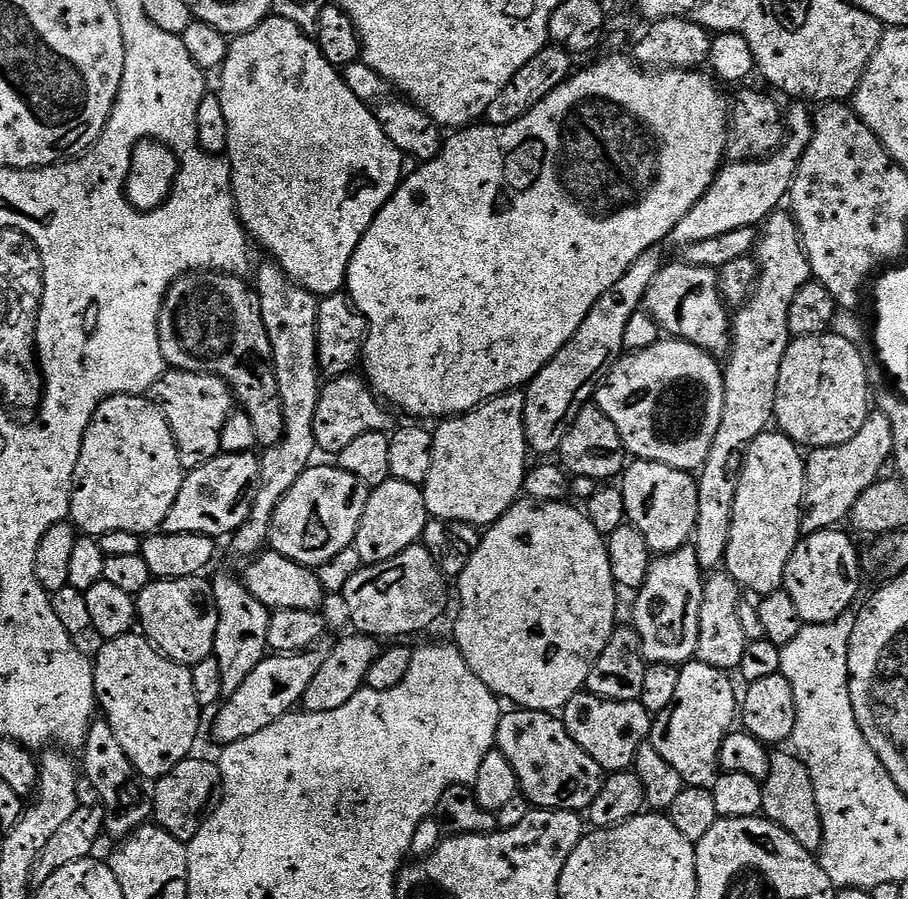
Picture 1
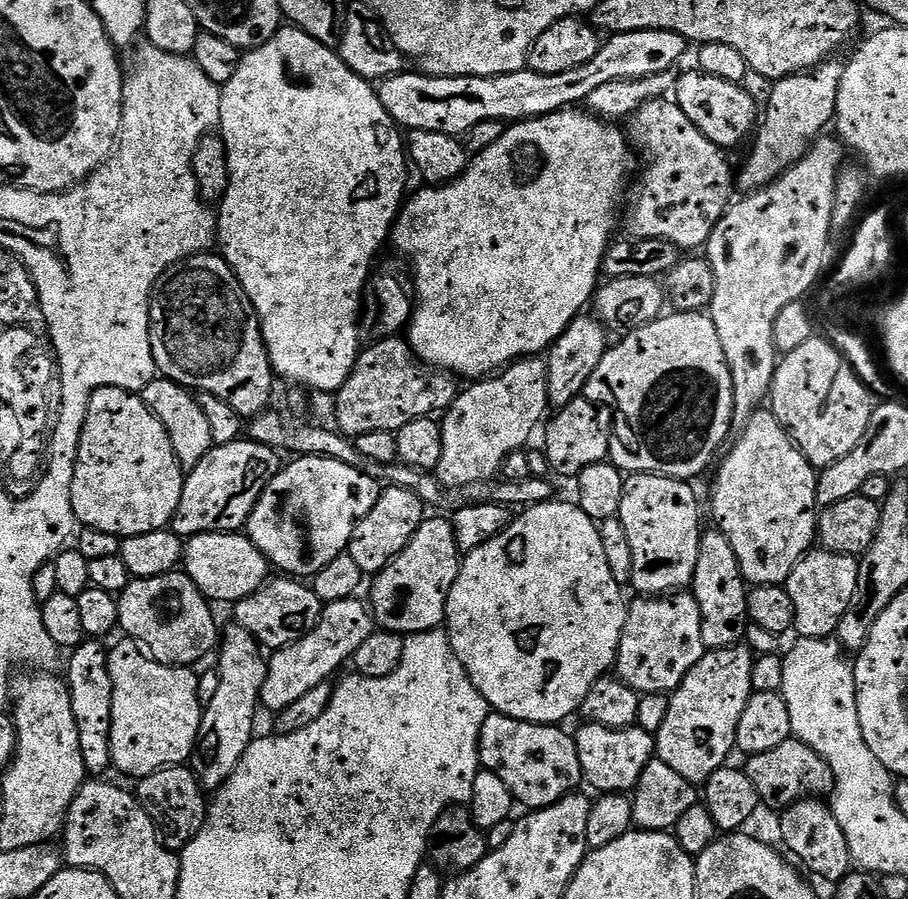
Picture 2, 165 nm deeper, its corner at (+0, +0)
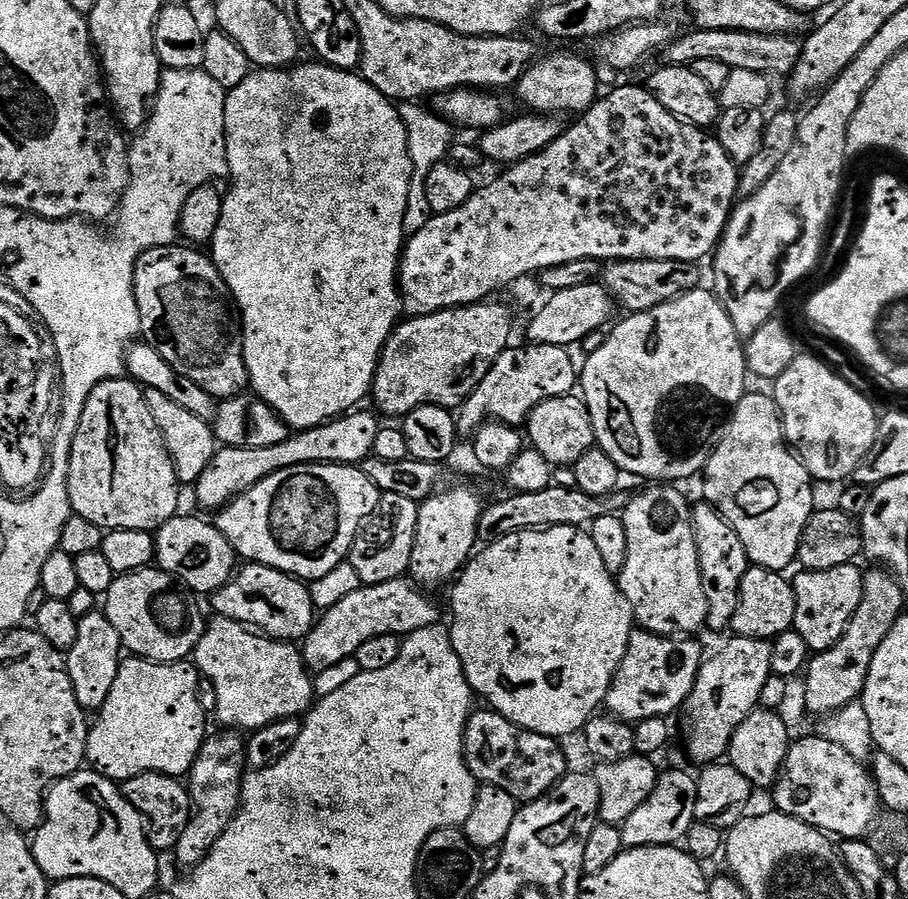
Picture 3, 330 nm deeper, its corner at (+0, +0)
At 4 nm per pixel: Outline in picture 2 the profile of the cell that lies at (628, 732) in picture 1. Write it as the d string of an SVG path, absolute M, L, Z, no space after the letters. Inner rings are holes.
M581 723L581 728L574 732L578 762L582 766L582 777L597 793L631 793L642 770L656 756L656 738L653 733L642 730L639 726L631 728L607 728L597 724Z

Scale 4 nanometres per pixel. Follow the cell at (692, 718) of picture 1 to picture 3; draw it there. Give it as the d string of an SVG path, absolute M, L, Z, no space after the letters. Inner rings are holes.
M736 636L717 656L709 655L700 665L700 673L694 682L694 690L688 696L688 756L697 760L700 766L707 766L723 761L728 755L728 747L734 738L734 730L746 722L746 718L756 711L760 703L762 686L773 676L772 646L767 640L755 640L745 636Z

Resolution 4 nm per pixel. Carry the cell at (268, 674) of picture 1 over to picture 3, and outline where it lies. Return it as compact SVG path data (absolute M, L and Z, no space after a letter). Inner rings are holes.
M404 578L363 585L354 590L354 594L342 598L338 606L327 609L313 624L311 632L302 641L304 663L317 674L338 665L343 659L355 657L358 646L370 638L382 634L403 638L431 624L441 623L440 612L428 596L431 595L427 591Z

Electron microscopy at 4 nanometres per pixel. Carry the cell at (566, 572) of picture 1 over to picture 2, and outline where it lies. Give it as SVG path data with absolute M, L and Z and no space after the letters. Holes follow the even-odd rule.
M553 498L546 504L525 507L521 512L524 513L517 515L505 532L490 538L490 542L478 546L463 557L460 573L445 606L446 631L454 646L454 654L458 654L458 662L462 662L470 682L474 682L474 686L480 691L480 696L486 698L489 709L522 722L560 726L565 723L563 720L567 716L575 717L579 713L580 703L586 698L586 694L590 694L590 686L613 671L616 655L620 652L622 630L626 626L629 601L624 600L625 589L614 582L614 574L610 574L597 521L588 517L579 506L575 503L563 504L560 498Z

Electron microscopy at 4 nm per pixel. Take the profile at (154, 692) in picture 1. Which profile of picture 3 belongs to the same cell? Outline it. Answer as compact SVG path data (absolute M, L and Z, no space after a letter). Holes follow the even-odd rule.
M139 658L125 659L105 704L88 729L86 760L91 771L117 782L147 772L187 777L206 739L200 684L202 677L195 663L154 664Z

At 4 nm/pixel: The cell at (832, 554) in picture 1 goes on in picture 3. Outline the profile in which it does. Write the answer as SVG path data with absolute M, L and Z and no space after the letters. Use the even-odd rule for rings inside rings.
M851 563L821 572L800 570L796 580L794 576L791 581L796 599L792 628L802 634L802 642L806 642L809 653L830 651L834 642L846 634L846 626L850 626L850 618L854 618L854 610L858 610L858 602L862 602L864 593L864 572L856 567Z

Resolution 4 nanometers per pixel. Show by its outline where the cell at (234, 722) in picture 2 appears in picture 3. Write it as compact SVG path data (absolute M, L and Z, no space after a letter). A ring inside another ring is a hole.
M224 730L221 733L221 736L209 735L205 739L198 758L186 777L188 794L192 797L192 817L186 830L182 830L182 838L178 838L174 849L174 857L176 856L177 862L184 870L191 870L204 861L214 842L222 838L226 826L230 826L240 808L240 788L244 785L246 775L246 740L243 735L232 730Z

